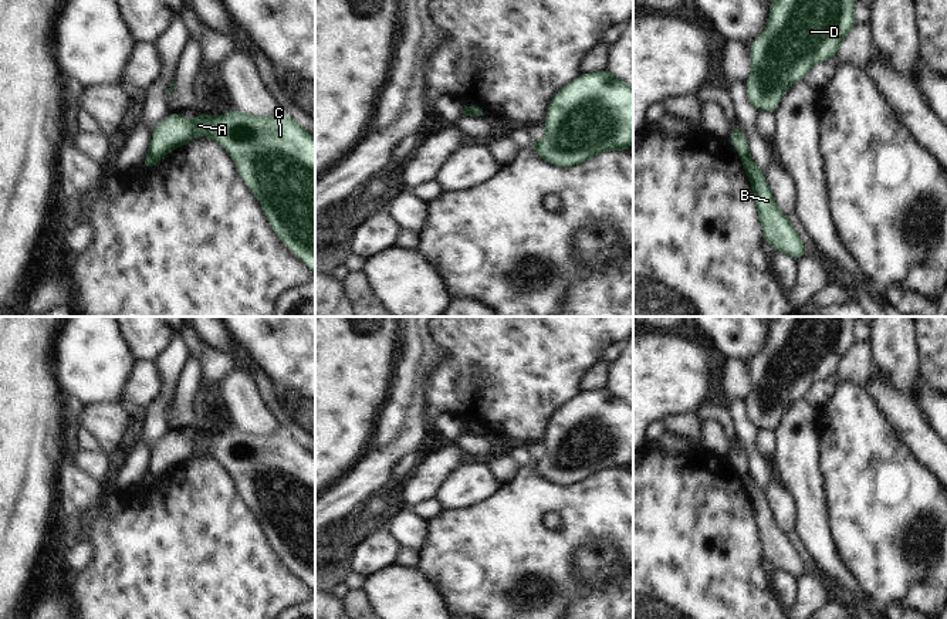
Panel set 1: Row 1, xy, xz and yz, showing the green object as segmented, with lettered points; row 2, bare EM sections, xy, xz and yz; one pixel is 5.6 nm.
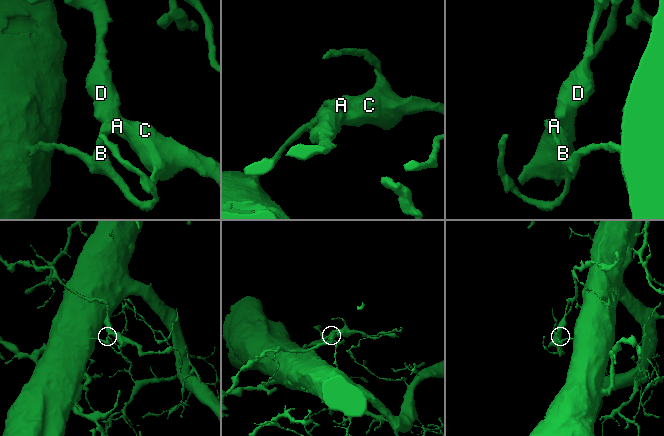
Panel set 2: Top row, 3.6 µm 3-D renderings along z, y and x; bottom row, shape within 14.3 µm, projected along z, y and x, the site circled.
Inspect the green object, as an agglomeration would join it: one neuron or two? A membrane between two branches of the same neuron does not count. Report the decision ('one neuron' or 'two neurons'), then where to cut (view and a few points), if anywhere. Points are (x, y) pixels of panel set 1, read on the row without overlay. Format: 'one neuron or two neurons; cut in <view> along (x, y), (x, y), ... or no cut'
two neurons; cut in xy along (149, 469), (158, 477)

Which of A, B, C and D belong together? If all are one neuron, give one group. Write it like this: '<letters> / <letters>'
A C D / B

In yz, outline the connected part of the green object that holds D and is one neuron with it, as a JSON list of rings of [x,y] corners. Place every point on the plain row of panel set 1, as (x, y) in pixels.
[[[775,317],[770,319],[770,339],[752,359],[747,415],[757,430],[775,430],[782,413],[821,379],[833,376],[841,361],[856,344],[855,317]]]

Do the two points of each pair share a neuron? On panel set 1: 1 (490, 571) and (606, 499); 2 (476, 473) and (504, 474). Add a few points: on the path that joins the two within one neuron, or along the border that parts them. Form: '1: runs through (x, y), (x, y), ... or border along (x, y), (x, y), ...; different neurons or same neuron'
1: runs through (518, 550), (533, 535), (561, 535), (578, 518); same neuron
2: border along (486, 462), (490, 472), (503, 484); different neurons

